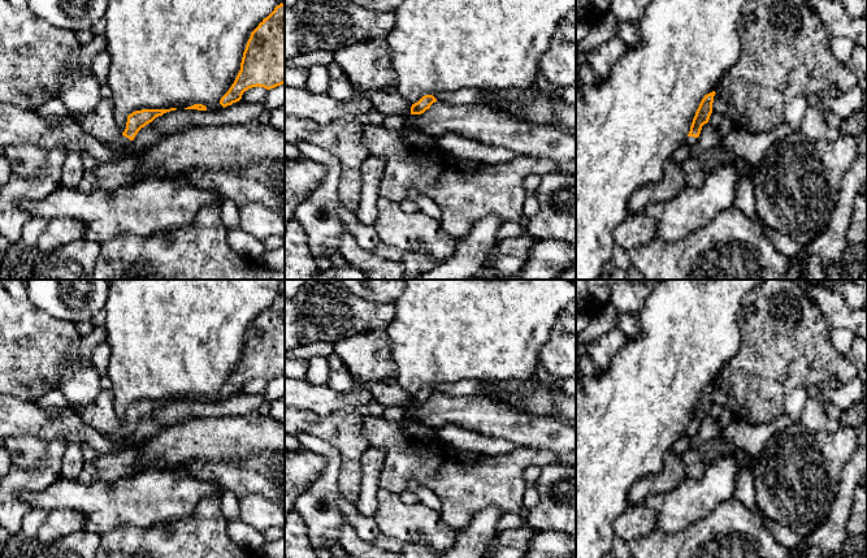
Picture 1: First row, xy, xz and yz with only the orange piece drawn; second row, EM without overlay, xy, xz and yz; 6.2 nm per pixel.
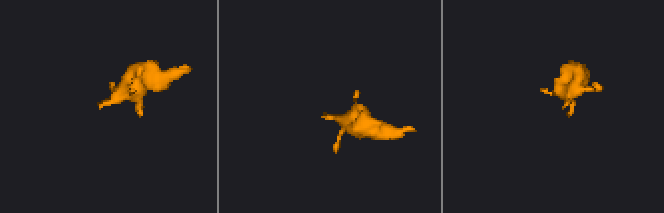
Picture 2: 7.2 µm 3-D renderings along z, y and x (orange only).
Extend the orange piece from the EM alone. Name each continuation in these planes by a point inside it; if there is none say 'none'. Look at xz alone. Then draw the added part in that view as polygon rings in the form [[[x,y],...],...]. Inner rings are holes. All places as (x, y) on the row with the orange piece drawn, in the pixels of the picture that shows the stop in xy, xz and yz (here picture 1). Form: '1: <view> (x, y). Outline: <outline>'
1: xz (388, 100). Outline: [[[331,61],[328,66],[329,88],[326,94],[341,101],[350,101],[355,98],[367,98],[372,101],[376,109],[385,116],[411,114],[412,104],[403,98],[395,87],[382,87],[378,90],[361,91],[354,87],[343,69]]]

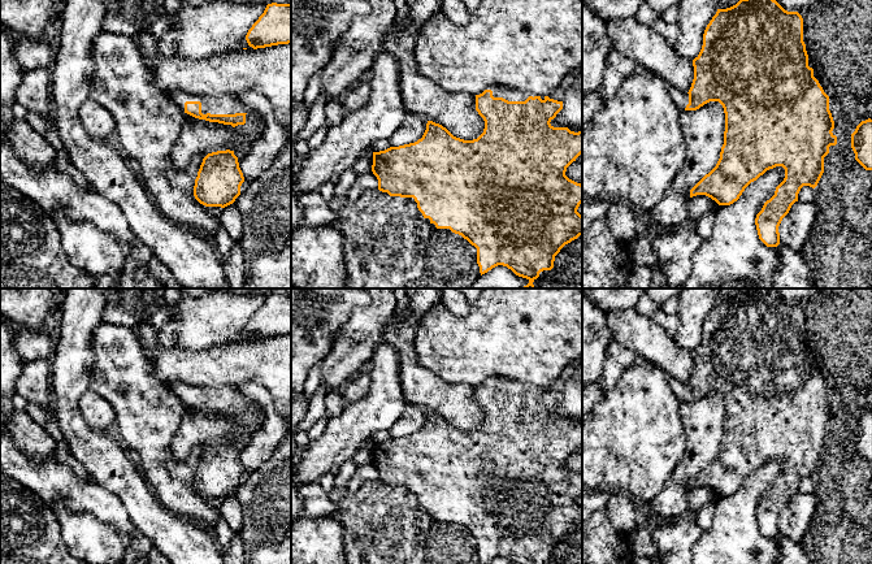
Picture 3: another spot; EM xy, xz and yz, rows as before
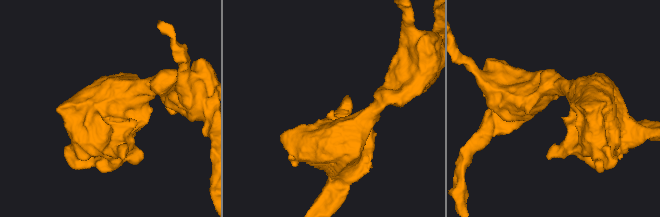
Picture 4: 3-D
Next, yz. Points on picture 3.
1: yz (681, 99). Outline: [[[668,84],[668,90],[678,110],[680,112],[685,110],[686,105],[689,104],[689,94],[680,91],[678,88],[671,84]]]

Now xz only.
1: xz (498, 91). Outline: [[[491,86],[486,90],[491,90],[494,97],[503,97],[508,101],[525,101],[529,96],[533,96],[533,97],[538,96],[535,94],[508,88],[508,87],[502,87],[502,86]]]

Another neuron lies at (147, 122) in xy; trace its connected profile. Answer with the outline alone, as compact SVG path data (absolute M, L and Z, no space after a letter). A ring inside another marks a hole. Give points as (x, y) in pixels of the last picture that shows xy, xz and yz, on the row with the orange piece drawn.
M100 31L92 47L94 71L88 97L103 105L114 120L114 130L123 156L140 165L140 182L161 213L170 221L188 227L195 226L207 233L213 242L220 220L205 209L194 196L195 179L203 162L200 156L192 159L188 169L175 169L170 162L170 151L186 122L185 113L172 101L168 92L152 82L151 70L136 49L133 36Z

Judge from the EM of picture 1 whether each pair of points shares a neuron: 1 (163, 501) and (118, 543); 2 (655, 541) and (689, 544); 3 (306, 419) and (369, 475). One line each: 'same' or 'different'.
1: different
2: same
3: different

